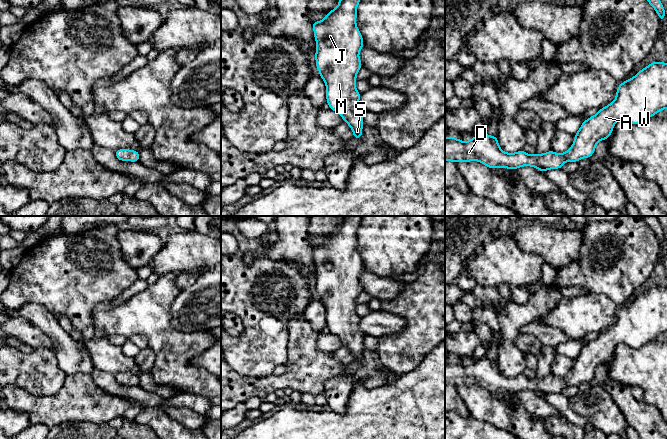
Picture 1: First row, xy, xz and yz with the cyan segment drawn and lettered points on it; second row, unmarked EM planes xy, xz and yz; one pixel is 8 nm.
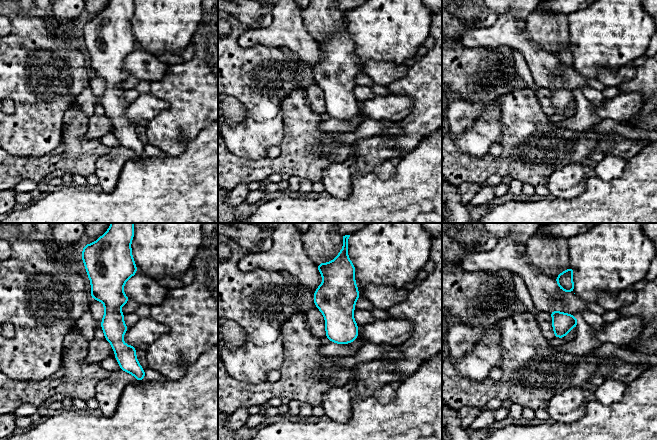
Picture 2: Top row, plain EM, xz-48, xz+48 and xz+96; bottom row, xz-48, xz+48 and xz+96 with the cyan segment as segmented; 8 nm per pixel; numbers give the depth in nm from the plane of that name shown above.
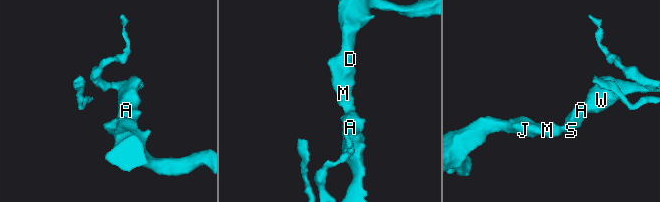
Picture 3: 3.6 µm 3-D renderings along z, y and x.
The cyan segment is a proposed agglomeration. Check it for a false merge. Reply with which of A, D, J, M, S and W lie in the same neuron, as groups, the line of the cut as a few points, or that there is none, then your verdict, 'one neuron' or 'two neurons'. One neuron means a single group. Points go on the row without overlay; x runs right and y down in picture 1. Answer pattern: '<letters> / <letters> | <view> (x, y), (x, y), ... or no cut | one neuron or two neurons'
A D J M S W | no cut | one neuron

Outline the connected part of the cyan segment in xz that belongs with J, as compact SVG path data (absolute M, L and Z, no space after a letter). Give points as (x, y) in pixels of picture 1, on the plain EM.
M344 216L338 225L338 231L330 234L327 240L312 246L317 269L315 284L320 301L326 308L326 324L331 334L340 338L353 355L353 362L360 363L363 353L364 336L359 332L361 318L357 315L356 299L362 292L359 276L364 271L363 261L356 250L356 233L362 216Z

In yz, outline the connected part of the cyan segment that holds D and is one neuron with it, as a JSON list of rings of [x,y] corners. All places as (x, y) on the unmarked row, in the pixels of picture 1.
[[[652,286],[617,311],[612,327],[583,345],[571,372],[565,377],[552,374],[534,379],[528,379],[524,374],[505,377],[499,371],[496,360],[483,357],[467,366],[446,361],[445,385],[479,385],[491,393],[503,391],[516,394],[522,390],[532,390],[541,396],[561,393],[567,385],[591,382],[597,367],[610,361],[617,345],[625,344],[638,349],[663,333],[667,333],[667,287]]]

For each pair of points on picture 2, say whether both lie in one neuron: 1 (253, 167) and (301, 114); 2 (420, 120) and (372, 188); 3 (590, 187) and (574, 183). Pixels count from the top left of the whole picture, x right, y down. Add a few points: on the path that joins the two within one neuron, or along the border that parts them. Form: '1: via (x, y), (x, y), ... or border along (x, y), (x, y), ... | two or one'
1: via (272, 165), (277, 165), (301, 141), (301, 133) | one
2: border along (424, 138), (406, 154) | two
3: border along (595, 175), (583, 182), (581, 192), (564, 199) | two

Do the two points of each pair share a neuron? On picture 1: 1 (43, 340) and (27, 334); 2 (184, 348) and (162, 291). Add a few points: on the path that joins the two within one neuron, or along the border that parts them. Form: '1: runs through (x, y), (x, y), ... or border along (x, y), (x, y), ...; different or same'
1: runs through (39, 339), (31, 335); same
2: runs through (170, 334), (162, 326), (162, 305); same

